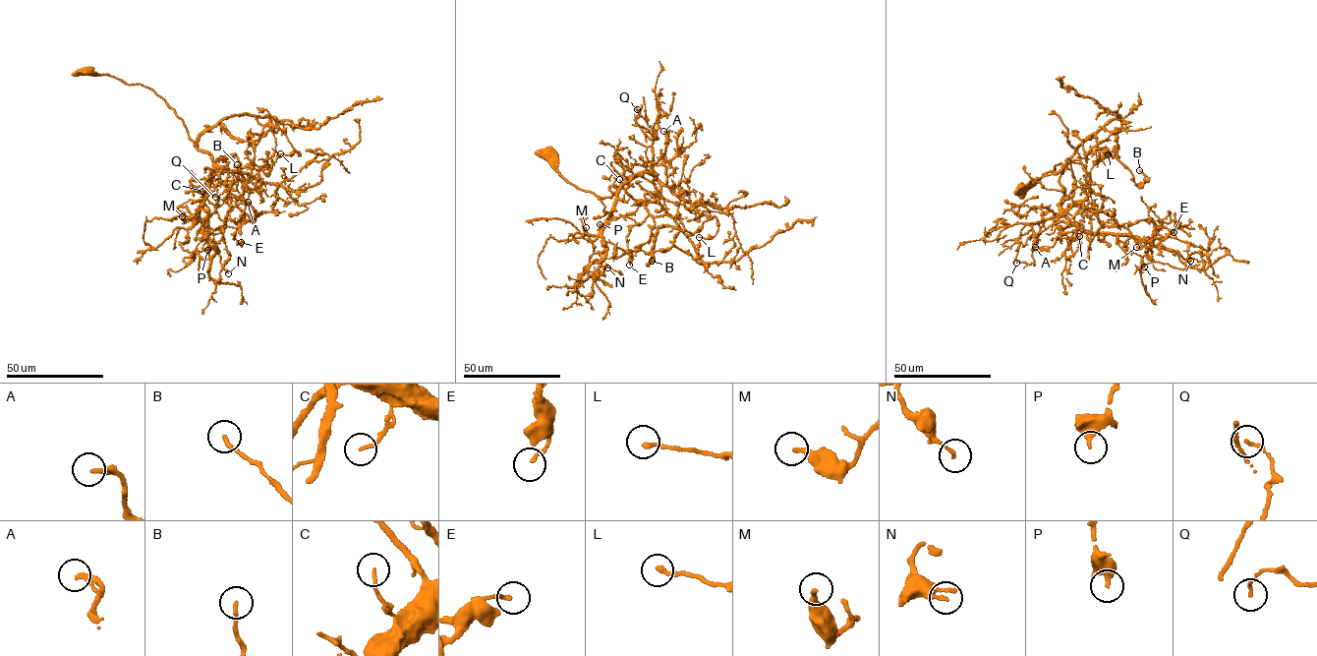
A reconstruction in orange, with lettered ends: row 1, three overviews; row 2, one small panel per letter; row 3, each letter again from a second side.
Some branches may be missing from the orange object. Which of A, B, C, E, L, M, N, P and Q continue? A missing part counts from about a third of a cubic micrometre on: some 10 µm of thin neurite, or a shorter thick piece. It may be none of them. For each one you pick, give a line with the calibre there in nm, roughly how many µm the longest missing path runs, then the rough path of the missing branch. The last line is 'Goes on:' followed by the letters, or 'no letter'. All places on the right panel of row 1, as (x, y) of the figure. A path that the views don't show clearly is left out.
Goes on: no letter

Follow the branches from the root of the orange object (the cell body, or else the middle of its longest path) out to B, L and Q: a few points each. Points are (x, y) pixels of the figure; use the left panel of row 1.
B: (85, 71), (149, 88), (197, 148), (225, 118), (272, 118), (249, 180), (238, 178), (237, 164)
L: (85, 71), (149, 88), (197, 148), (221, 120), (247, 114), (278, 128), (299, 151), (280, 153)
Q: (85, 71), (145, 86), (161, 97), (194, 145), (233, 175), (223, 204), (215, 197)

